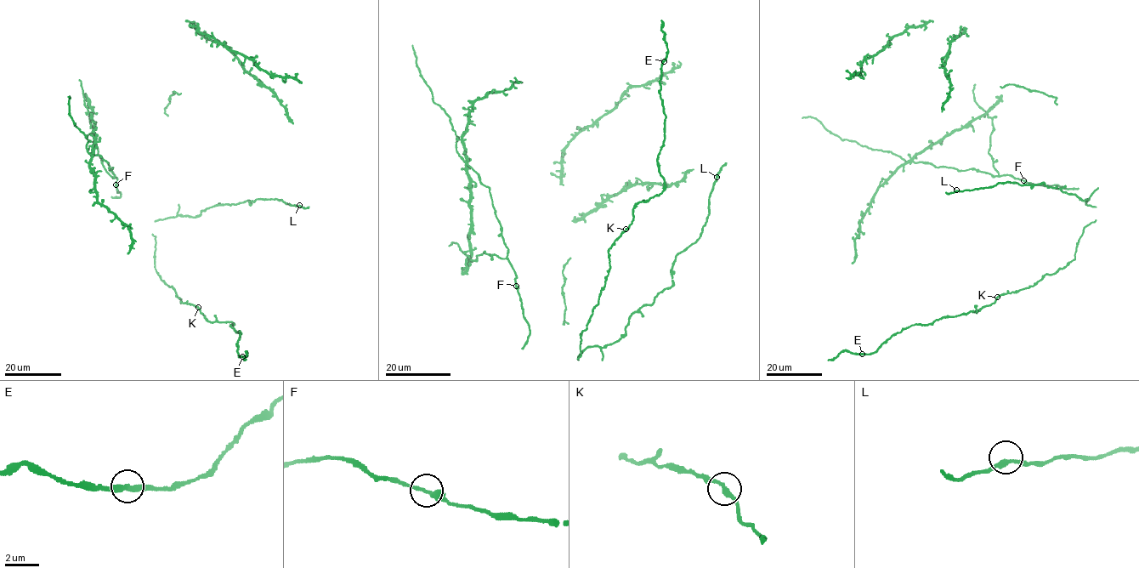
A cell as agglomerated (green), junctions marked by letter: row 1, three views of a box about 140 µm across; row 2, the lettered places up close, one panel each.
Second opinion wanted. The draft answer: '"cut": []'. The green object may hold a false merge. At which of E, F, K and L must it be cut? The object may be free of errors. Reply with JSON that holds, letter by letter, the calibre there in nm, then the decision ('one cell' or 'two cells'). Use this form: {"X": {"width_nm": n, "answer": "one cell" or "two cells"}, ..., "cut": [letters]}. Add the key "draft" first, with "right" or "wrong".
{"draft": "right", "E": {"width_nm": 300, "answer": "one cell"}, "F": {"width_nm": 320, "answer": "one cell"}, "K": {"width_nm": 240, "answer": "one cell"}, "L": {"width_nm": 280, "answer": "one cell"}, "cut": []}

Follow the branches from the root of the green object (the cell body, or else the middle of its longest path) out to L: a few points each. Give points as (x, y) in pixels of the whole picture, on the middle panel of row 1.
L: (645, 306), (671, 286), (675, 257), (699, 236), (716, 177)

